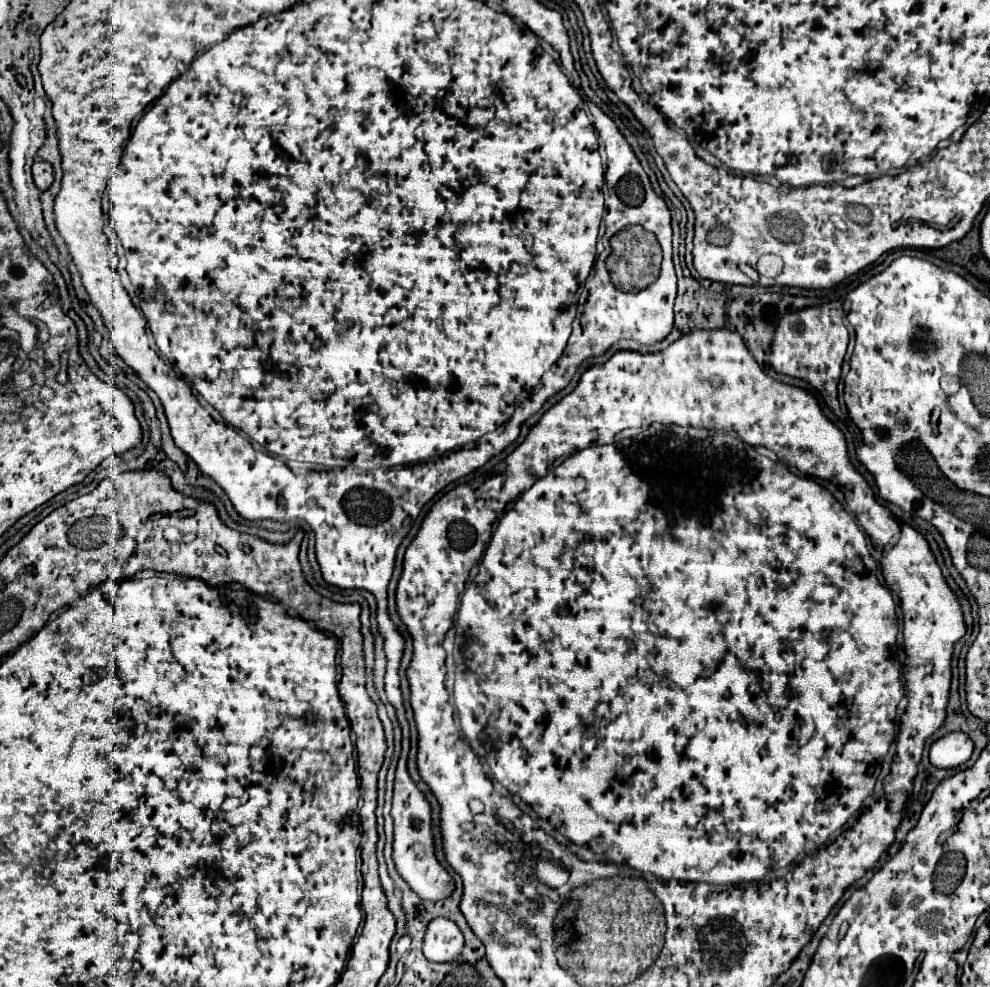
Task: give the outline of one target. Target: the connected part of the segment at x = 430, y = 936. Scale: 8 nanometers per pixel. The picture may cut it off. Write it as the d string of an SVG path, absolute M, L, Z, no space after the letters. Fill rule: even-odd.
M435 918L425 932L423 956L429 962L451 962L463 950L463 934L449 918Z

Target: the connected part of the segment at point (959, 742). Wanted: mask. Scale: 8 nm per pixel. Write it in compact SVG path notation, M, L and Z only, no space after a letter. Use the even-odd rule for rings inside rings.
M951 732L935 740L929 748L929 758L935 768L957 768L965 764L973 754L973 740L963 732Z

